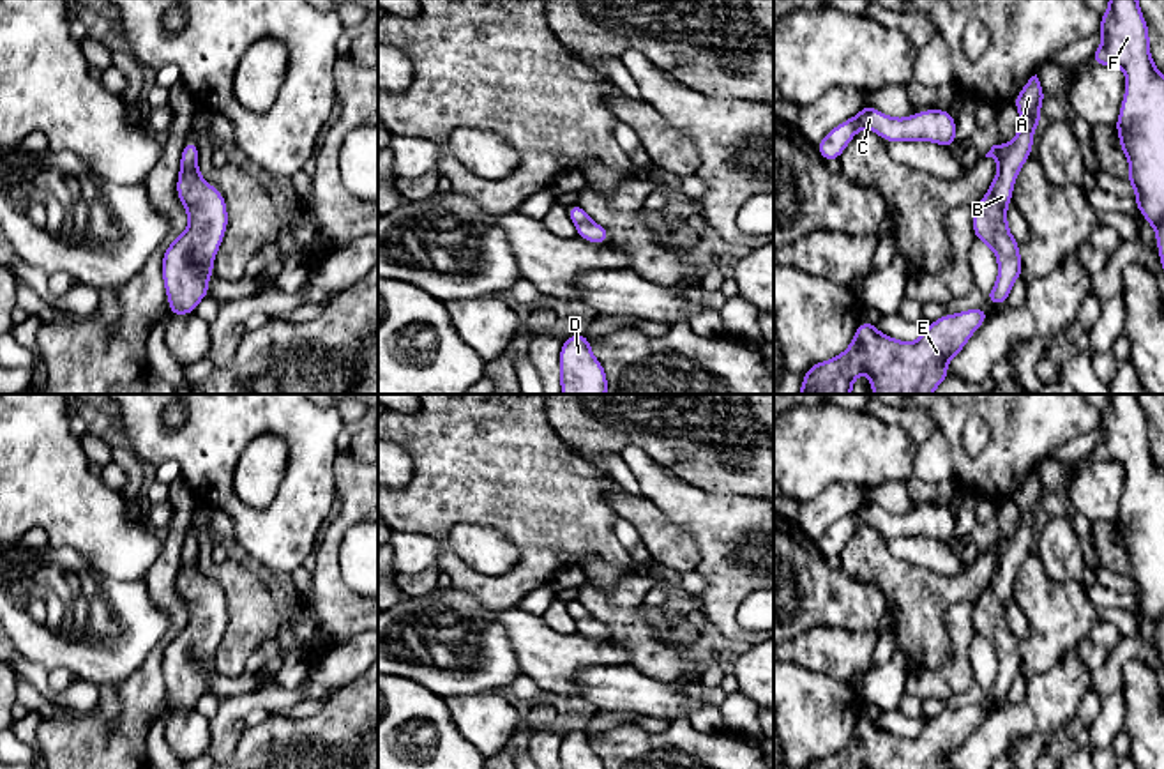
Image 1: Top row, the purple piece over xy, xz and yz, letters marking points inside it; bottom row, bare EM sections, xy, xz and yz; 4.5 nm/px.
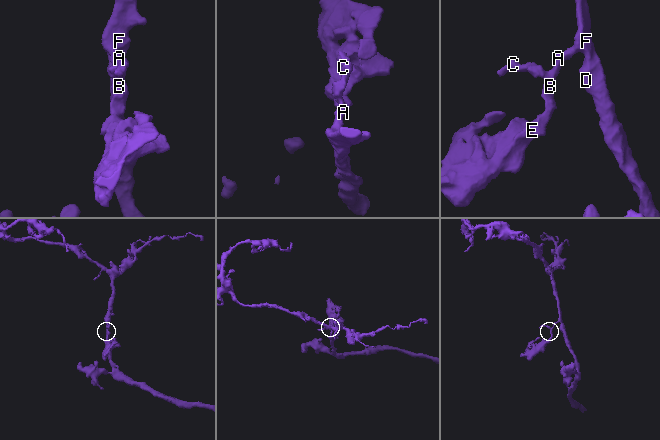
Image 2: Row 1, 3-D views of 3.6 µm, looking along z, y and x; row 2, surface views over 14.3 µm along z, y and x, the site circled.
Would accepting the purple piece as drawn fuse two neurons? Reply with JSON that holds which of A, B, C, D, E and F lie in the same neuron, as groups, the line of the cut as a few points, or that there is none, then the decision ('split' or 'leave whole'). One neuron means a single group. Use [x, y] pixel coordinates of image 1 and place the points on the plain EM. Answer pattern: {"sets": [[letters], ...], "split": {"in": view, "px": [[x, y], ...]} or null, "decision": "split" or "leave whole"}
{"sets": [["A", "B", "C", "D", "E", "F"]], "split": null, "decision": "leave whole"}

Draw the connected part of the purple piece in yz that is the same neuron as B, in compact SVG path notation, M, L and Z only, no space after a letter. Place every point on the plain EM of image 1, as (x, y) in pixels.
M1035 470L1014 495L1021 514L1017 532L1009 539L993 541L986 550L986 553L996 555L998 569L984 594L973 603L971 622L975 633L987 640L998 656L998 675L993 686L986 689L986 695L994 702L1007 698L1014 677L1023 670L1019 640L1007 621L1007 603L1012 598L1014 578L1024 557L1032 552L1033 529L1042 520L1040 499L1044 495L1046 490Z

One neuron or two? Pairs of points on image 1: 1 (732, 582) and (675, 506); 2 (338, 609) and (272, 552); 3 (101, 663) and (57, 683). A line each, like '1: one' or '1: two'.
1: one
2: two
3: two

